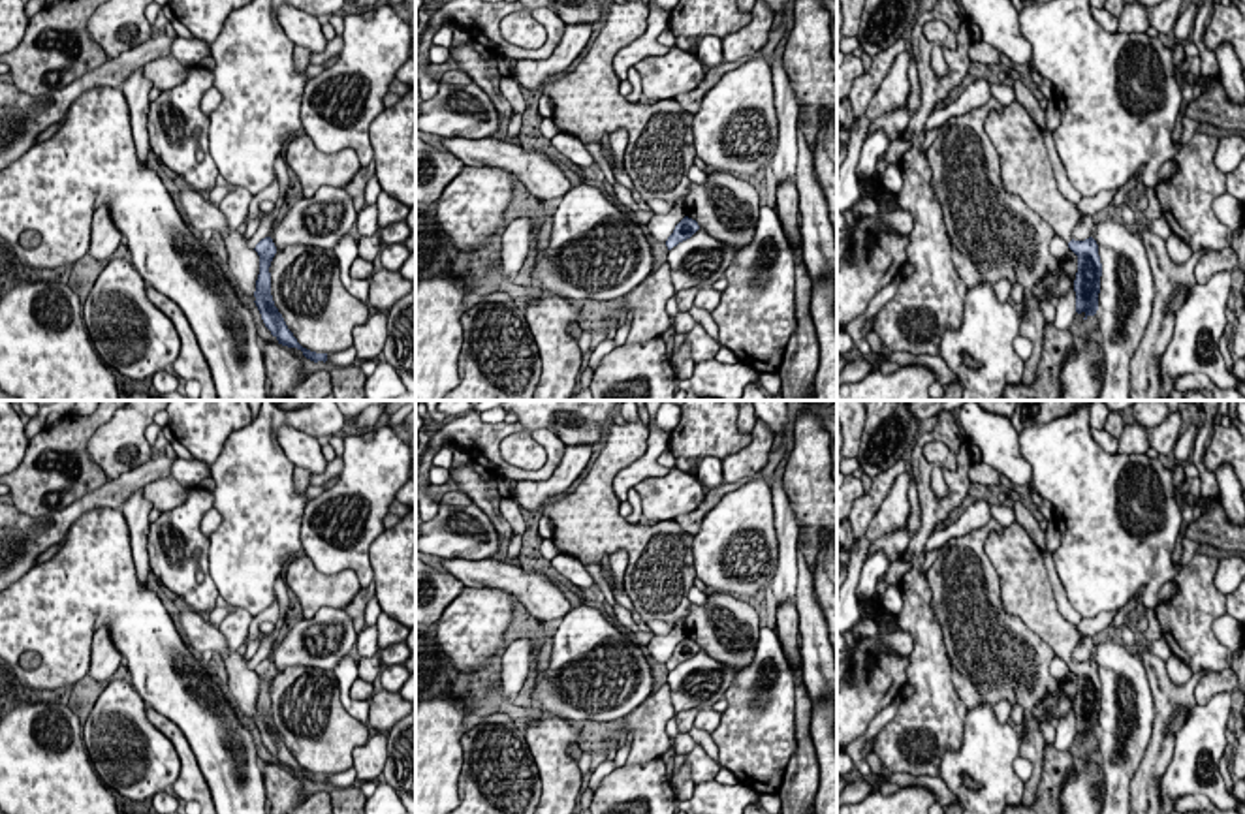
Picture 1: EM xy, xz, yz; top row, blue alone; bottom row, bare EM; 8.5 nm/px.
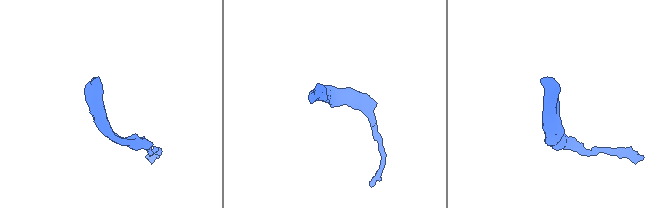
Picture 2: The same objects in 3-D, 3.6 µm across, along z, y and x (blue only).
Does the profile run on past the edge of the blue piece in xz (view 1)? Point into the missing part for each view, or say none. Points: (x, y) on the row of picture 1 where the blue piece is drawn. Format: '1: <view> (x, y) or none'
1: none

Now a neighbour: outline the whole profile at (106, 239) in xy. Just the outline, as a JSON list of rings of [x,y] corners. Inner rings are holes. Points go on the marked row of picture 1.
[[[100,207],[92,218],[88,254],[98,261],[109,261],[124,243],[122,233],[115,227],[109,207]]]

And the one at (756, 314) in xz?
[[[760,207],[752,243],[726,269],[726,290],[711,312],[718,342],[756,372],[780,368],[796,318],[796,261],[775,209]]]

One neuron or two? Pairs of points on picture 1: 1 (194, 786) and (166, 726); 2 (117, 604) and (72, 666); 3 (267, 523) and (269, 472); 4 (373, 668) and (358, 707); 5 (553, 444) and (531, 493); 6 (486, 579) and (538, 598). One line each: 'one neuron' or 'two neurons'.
1: one neuron
2: one neuron
3: one neuron
4: two neurons
5: two neurons
6: one neuron

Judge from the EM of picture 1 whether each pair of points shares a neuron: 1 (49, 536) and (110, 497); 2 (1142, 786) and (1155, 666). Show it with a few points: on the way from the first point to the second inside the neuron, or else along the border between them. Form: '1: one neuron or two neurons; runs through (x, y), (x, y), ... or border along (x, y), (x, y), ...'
1: one neuron; runs through (64, 521), (79, 506), (94, 499)
2: one neuron; runs through (1157, 756), (1163, 732), (1163, 696)

